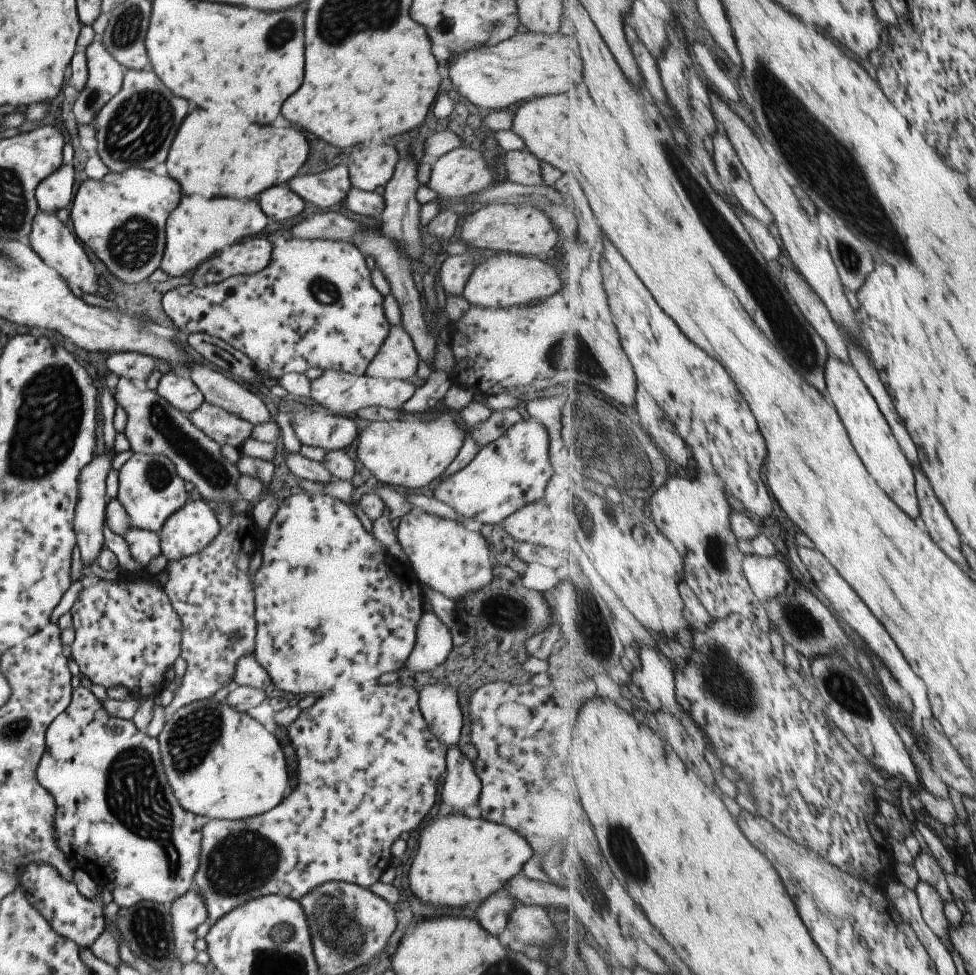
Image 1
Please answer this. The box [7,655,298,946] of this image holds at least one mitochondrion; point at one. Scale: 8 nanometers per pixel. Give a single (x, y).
(135, 797)

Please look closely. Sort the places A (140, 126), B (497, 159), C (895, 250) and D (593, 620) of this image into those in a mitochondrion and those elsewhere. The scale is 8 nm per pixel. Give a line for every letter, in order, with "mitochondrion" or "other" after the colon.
A: mitochondrion
B: other
C: mitochondrion
D: mitochondrion

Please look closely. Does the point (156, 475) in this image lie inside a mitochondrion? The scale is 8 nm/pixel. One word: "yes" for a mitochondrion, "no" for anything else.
yes

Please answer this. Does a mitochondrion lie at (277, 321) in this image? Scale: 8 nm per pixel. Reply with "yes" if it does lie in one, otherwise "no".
no

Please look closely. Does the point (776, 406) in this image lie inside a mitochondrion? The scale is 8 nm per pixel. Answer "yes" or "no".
no

